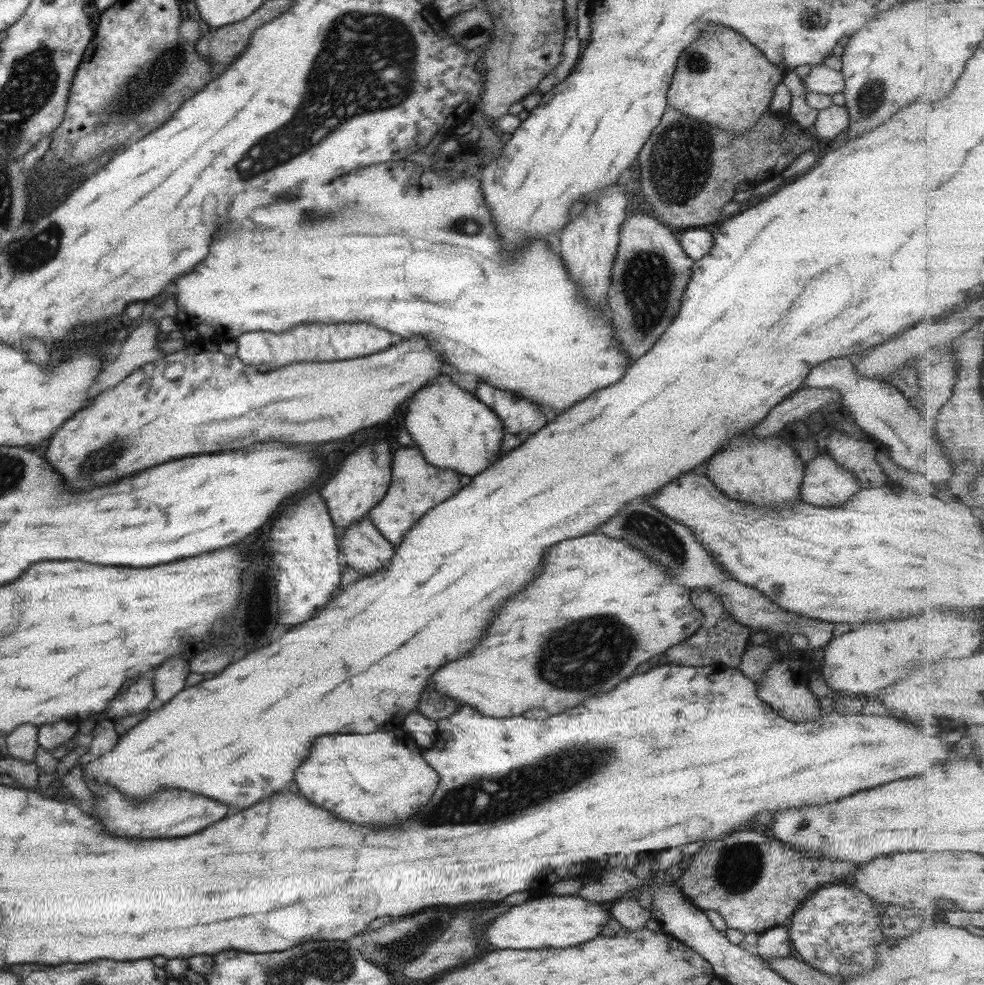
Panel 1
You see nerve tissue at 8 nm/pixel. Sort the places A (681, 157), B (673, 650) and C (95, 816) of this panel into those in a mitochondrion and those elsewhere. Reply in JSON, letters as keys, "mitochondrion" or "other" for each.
{"A":"mitochondrion","B":"other","C":"other"}

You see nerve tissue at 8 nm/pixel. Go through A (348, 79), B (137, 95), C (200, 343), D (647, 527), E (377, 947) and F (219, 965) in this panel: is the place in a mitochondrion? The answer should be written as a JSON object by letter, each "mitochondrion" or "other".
{"A":"mitochondrion","B":"mitochondrion","C":"other","D":"mitochondrion","E":"mitochondrion","F":"other"}

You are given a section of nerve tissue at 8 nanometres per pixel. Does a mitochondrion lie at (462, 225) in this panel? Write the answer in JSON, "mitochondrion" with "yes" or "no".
{"mitochondrion":"yes"}

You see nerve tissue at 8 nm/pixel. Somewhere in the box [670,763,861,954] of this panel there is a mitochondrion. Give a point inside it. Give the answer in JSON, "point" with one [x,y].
{"point":[738,868]}

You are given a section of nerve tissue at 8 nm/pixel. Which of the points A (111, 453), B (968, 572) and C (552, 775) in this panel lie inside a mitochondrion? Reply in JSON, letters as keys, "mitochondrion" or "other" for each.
{"A":"mitochondrion","B":"other","C":"mitochondrion"}

